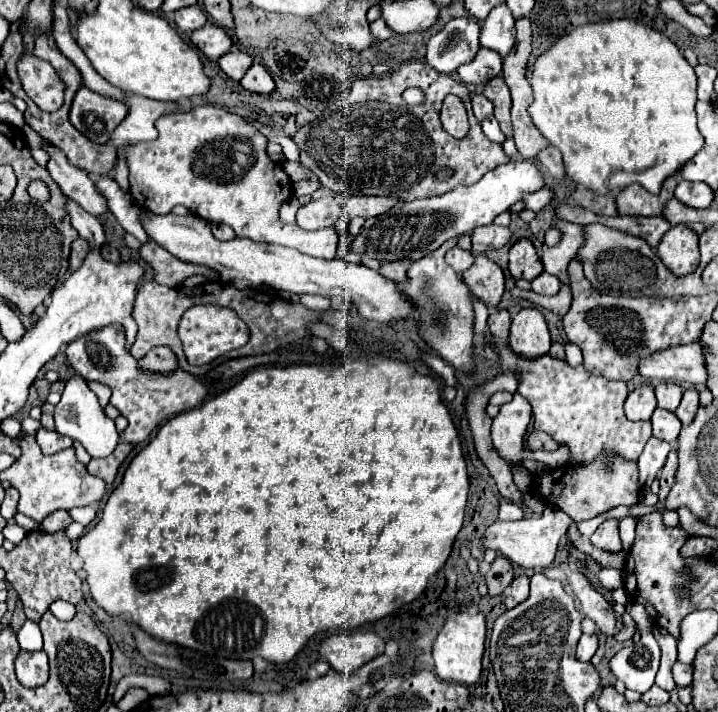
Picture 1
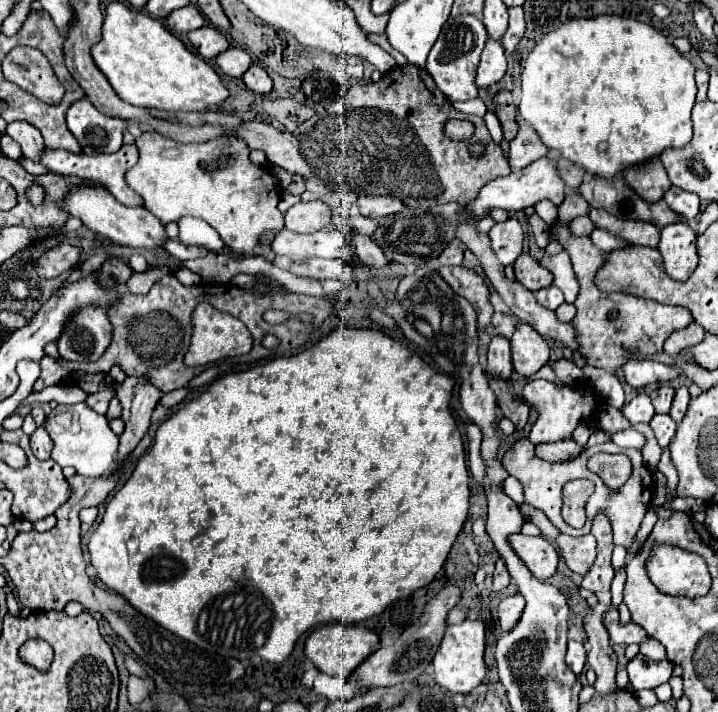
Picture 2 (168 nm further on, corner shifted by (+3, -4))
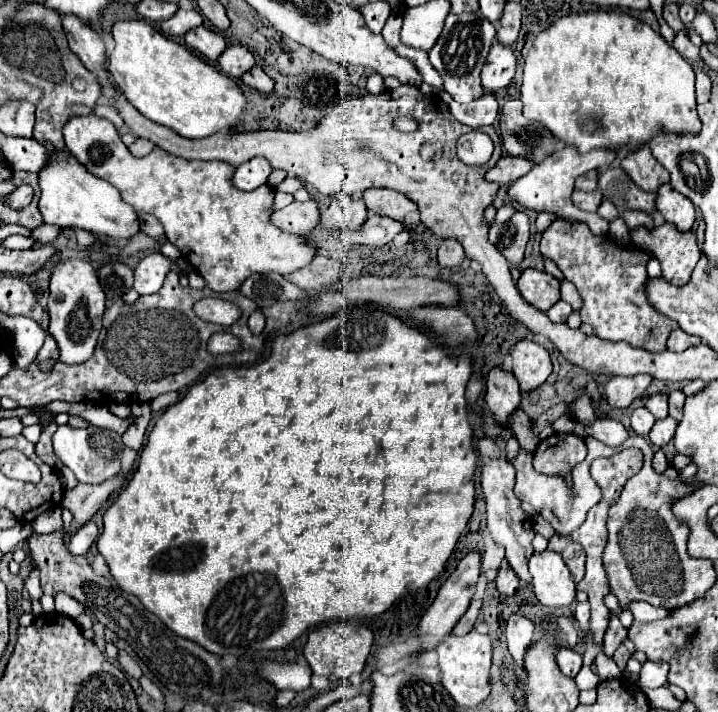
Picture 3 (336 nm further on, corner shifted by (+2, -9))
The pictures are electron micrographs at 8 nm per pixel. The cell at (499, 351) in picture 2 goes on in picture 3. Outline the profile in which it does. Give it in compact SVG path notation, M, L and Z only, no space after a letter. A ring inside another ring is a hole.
M493 367L487 375L487 395L485 401L489 409L493 409L495 419L501 425L507 425L509 415L519 407L521 401L521 389L511 371L505 371L503 367Z

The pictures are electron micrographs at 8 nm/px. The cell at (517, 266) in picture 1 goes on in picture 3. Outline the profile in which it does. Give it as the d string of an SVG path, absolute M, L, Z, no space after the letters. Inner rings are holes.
M525 269L517 281L519 293L533 307L547 311L551 303L559 301L559 281L547 271Z

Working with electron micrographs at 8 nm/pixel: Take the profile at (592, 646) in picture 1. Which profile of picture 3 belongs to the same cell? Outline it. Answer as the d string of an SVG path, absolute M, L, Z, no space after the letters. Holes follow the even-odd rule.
M561 647L557 651L557 665L567 677L575 677L583 665L583 657L569 647Z

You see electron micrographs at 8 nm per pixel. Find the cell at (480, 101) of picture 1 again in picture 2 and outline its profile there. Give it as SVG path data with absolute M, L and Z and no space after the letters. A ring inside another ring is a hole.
M450 16L442 26L442 32L428 54L426 70L434 78L436 86L452 100L472 100L478 96L478 86L474 84L476 68L488 34L478 16Z

